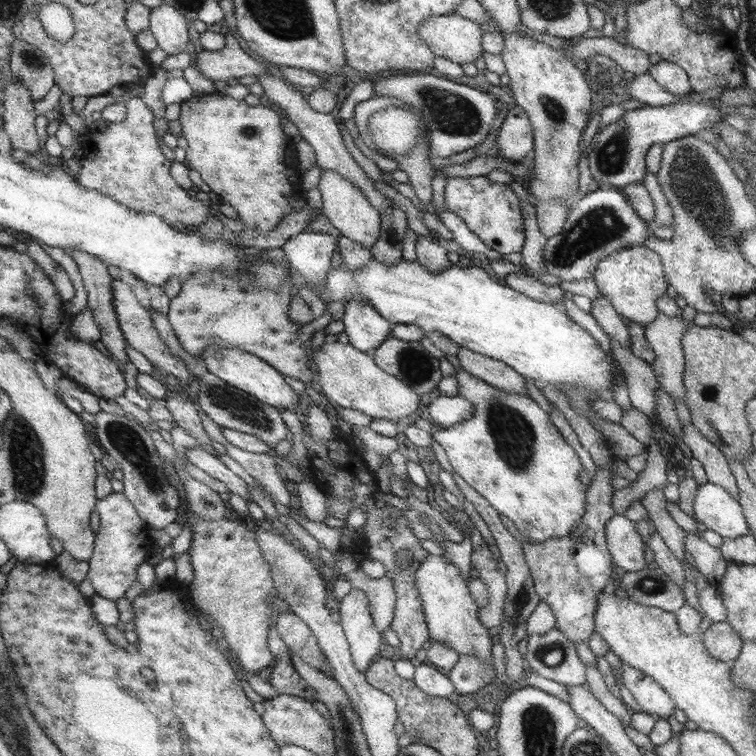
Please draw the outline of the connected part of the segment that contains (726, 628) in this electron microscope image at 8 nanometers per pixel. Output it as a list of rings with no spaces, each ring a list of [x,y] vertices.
[[[728,621],[712,623],[700,636],[709,653],[722,662],[734,662],[741,652],[742,639]]]

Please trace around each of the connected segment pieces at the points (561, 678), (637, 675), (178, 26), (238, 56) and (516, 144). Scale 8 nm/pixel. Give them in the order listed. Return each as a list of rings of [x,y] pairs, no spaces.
[[[556,627],[546,634],[529,634],[524,657],[532,671],[548,680],[565,687],[587,684],[587,666],[578,657],[575,643]]]
[[[622,660],[620,669],[624,685],[632,693],[642,711],[656,719],[667,720],[668,716],[673,716],[674,700],[663,690],[660,683]]]
[[[162,4],[151,10],[149,27],[158,46],[170,56],[185,52],[190,45],[188,19],[172,6]]]
[[[228,27],[227,32],[223,34],[226,45],[224,45],[222,50],[202,50],[200,52],[196,52],[195,59],[192,58],[192,64],[193,60],[195,60],[195,66],[202,74],[204,74],[204,76],[207,76],[212,81],[228,81],[229,79],[232,80],[233,78],[240,78],[243,76],[264,76],[264,74],[268,73],[264,65],[259,63],[255,56],[251,56],[251,53],[243,47],[241,39],[233,32],[230,32]]]
[[[517,105],[509,110],[496,135],[499,152],[508,161],[520,161],[533,152],[533,125],[526,111]]]

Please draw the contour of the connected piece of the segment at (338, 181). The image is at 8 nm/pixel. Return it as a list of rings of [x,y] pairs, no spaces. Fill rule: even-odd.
[[[322,170],[317,187],[324,199],[322,212],[334,228],[340,231],[342,237],[352,239],[360,247],[371,249],[380,238],[382,218],[377,208],[370,204],[365,192],[336,170]]]

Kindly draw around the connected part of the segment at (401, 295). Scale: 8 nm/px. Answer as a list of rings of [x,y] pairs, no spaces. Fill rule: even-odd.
[[[372,259],[368,266],[351,271],[342,263],[338,268],[331,268],[317,296],[325,303],[343,302],[344,305],[358,296],[362,302],[370,302],[370,306],[376,307],[394,326],[411,324],[424,330],[425,334],[440,332],[459,347],[504,362],[526,379],[533,378],[539,385],[552,384],[559,390],[568,386],[586,387],[592,389],[598,398],[608,398],[612,394],[612,386],[618,381],[618,375],[626,381],[622,366],[616,360],[612,363],[614,358],[606,355],[592,339],[590,332],[572,322],[562,308],[553,303],[538,302],[520,291],[514,291],[512,287],[498,284],[480,268],[460,268],[452,265],[435,274],[433,271],[427,271],[418,261],[403,259],[398,265],[389,267]]]

